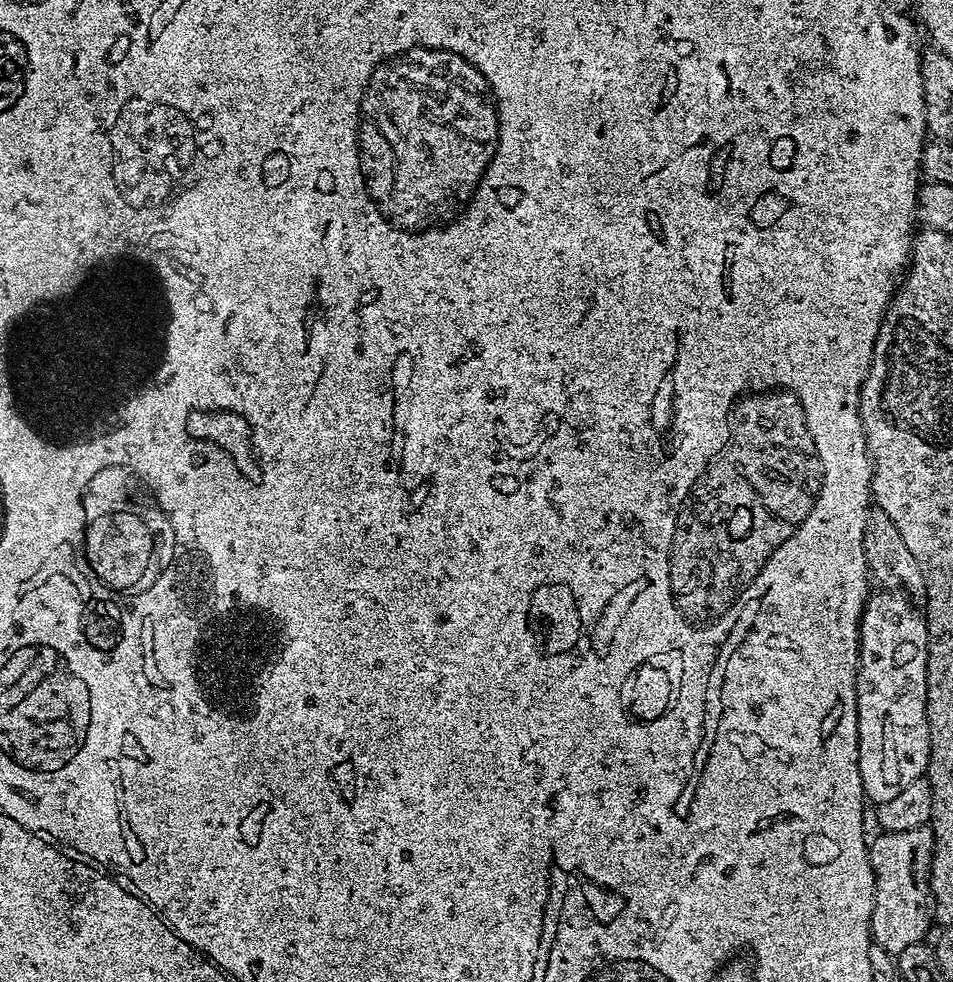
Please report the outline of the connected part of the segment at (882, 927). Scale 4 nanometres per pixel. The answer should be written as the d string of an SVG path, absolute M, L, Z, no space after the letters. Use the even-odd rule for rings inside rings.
M931 827L903 830L898 833L881 831L879 837L868 845L870 866L874 870L874 910L872 911L872 943L882 946L882 950L898 957L906 946L914 946L925 939L930 920L930 897L928 895L928 875L930 858L934 850Z

